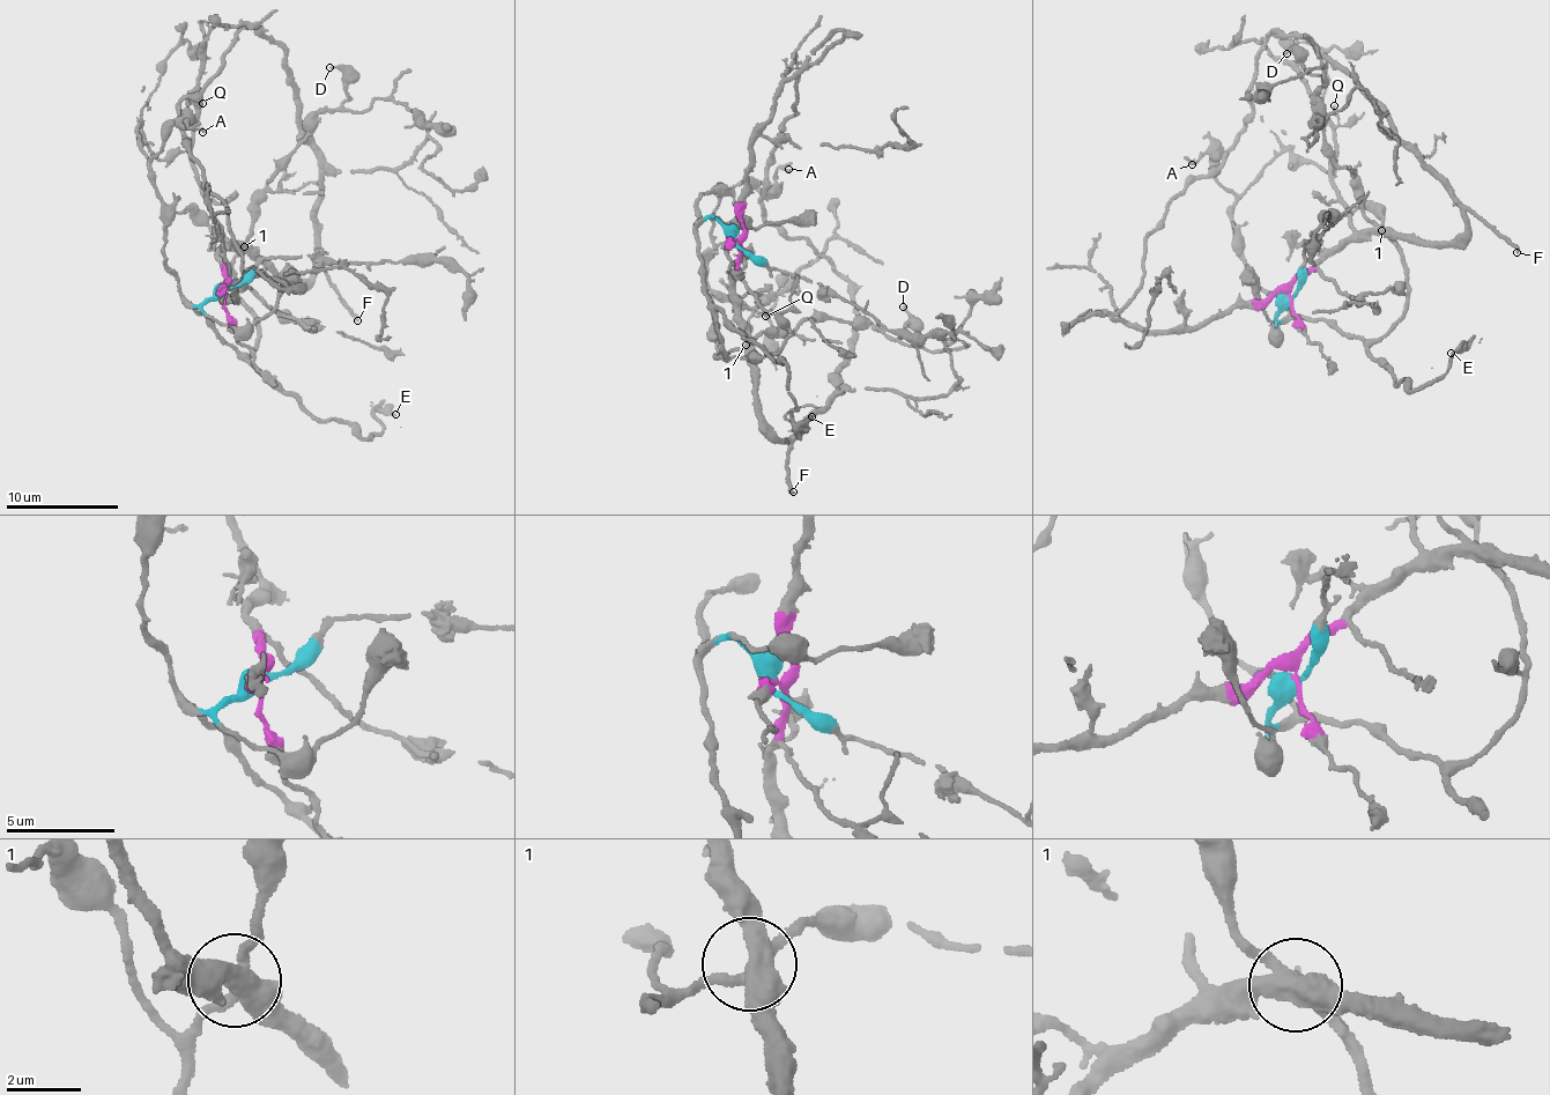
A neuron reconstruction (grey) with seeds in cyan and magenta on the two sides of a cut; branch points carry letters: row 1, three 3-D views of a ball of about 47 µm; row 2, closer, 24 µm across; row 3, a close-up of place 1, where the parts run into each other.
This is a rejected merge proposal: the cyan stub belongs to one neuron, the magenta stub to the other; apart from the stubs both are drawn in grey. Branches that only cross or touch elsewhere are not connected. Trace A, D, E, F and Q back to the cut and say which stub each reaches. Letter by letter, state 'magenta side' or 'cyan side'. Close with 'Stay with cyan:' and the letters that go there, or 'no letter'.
A: cyan side
D: cyan side
E: cyan side
F: magenta side
Q: magenta side
Stay with cyan: A, D, E

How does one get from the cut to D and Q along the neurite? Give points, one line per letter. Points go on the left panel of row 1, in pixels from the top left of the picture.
D: (223, 288), (186, 304), (247, 356), (254, 310), (229, 269), (274, 174), (349, 97), (329, 67)
Q: (223, 288), (228, 271), (217, 257), (224, 229), (193, 167), (191, 124), (202, 102)

